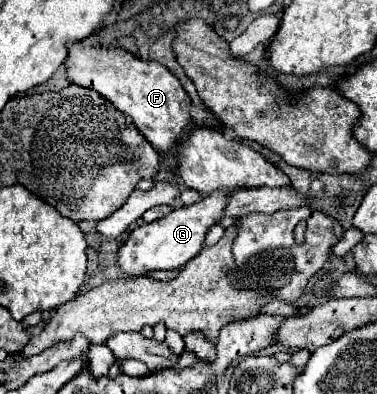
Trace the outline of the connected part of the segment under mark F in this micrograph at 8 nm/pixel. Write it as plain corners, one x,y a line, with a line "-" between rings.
85,41
67,45
67,81
87,87
109,99
121,113
129,115
135,127
157,151
171,151
191,123
191,99
179,79
157,61
143,61
121,47
91,47

